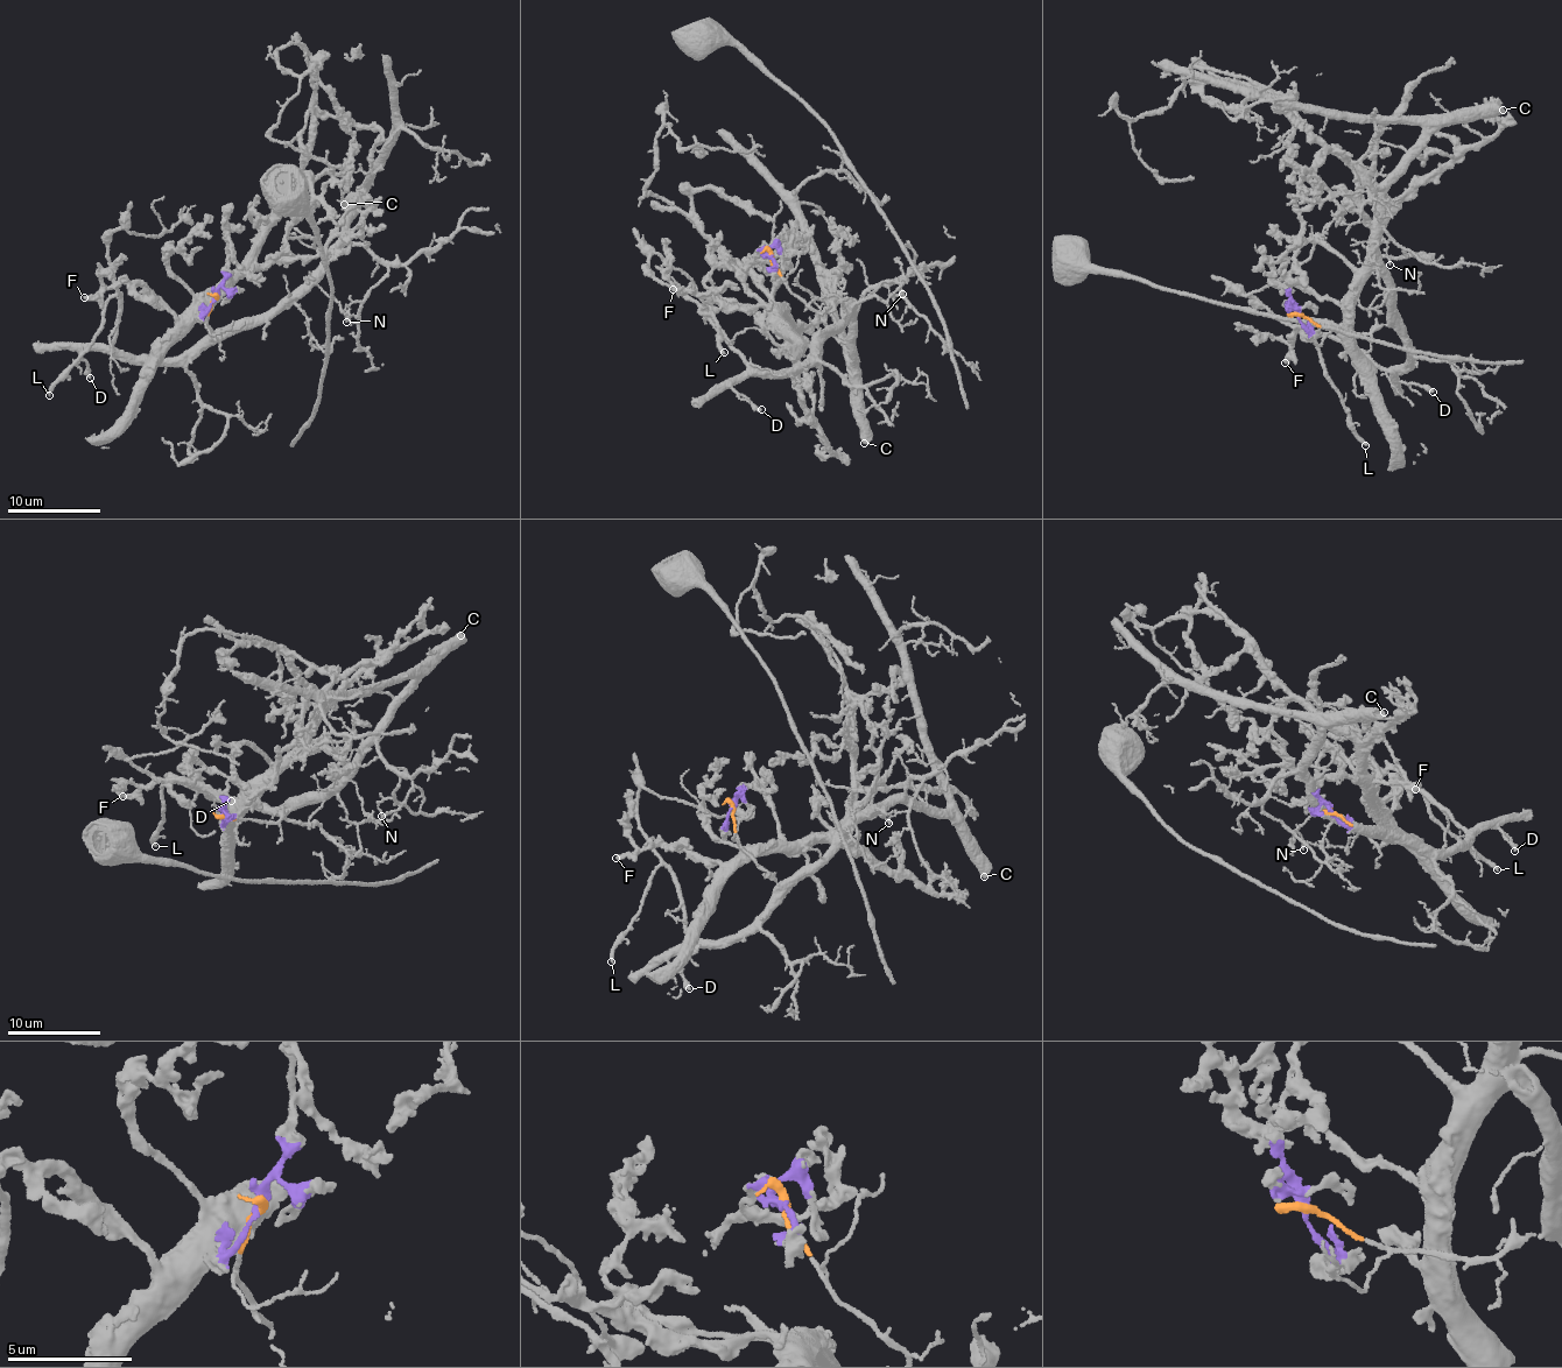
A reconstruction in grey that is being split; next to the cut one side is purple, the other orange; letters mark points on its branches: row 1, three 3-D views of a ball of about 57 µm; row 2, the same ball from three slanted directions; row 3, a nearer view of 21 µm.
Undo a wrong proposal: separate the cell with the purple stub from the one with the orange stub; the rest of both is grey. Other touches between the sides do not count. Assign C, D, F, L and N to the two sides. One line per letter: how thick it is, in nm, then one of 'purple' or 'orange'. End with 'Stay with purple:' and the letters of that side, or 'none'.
C: calibre 500 nm; orange
D: calibre 320 nm; orange
F: calibre 280 nm; purple
L: calibre 260 nm; orange
N: calibre 70 nm; orange
Stay with purple: F

